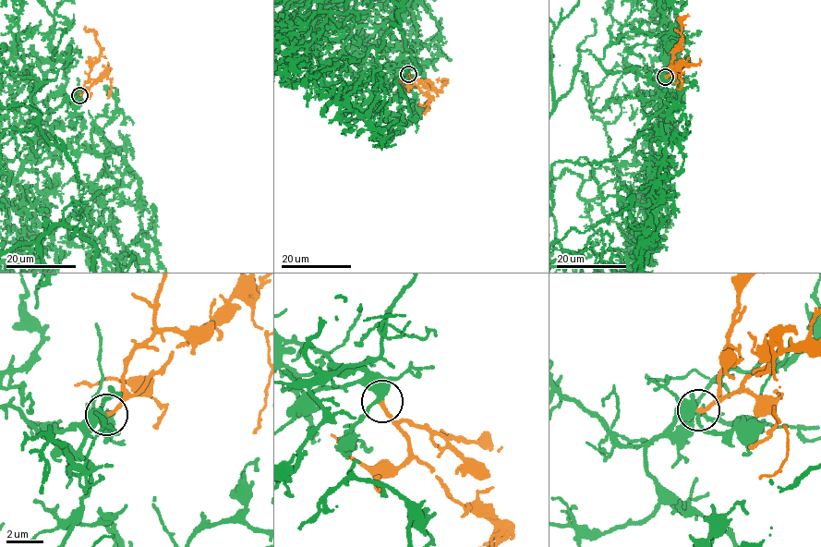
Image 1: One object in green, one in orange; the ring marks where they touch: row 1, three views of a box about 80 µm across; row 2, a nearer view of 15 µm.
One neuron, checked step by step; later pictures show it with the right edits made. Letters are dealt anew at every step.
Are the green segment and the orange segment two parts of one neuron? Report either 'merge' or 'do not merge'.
merge

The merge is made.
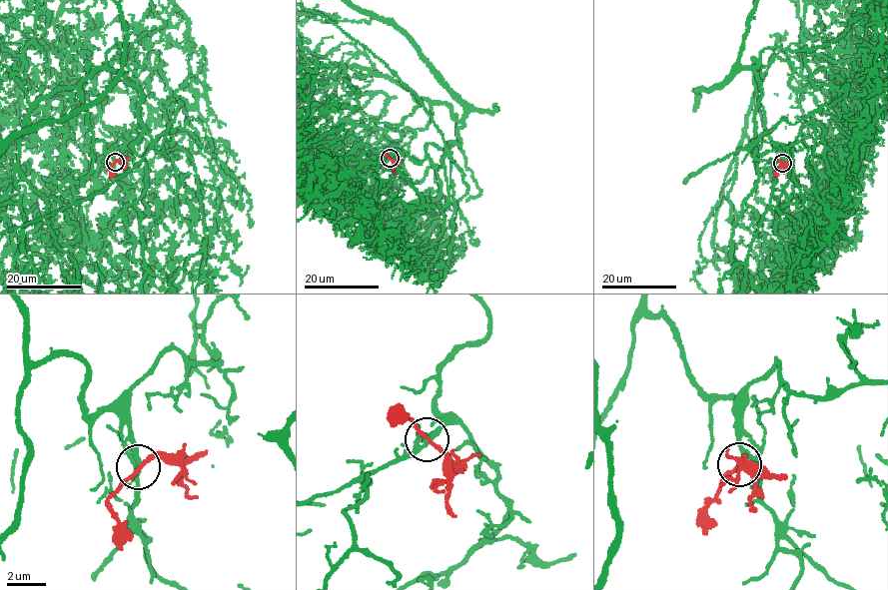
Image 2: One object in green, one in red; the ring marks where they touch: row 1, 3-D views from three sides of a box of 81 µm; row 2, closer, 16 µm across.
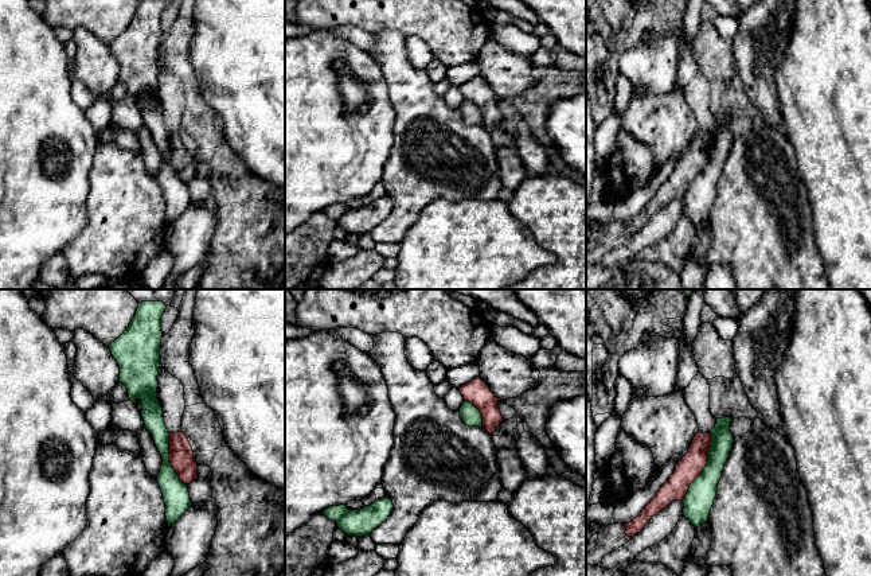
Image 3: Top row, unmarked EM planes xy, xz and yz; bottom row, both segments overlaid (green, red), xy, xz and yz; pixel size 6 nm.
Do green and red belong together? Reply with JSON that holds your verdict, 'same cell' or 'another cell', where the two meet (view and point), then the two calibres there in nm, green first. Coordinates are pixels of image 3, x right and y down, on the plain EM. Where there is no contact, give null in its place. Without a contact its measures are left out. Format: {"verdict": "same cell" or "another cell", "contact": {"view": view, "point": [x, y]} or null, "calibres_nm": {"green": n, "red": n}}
{"verdict": "another cell", "contact": {"view": "yz", "point": [706, 164]}, "calibres_nm": {"green": 170, "red": 150}}

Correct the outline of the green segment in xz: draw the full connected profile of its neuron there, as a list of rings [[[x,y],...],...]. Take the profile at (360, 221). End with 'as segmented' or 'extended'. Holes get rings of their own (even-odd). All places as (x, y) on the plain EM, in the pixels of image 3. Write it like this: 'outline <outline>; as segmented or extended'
outline [[[388,195],[375,199],[360,209],[348,209],[345,203],[329,205],[323,213],[337,222],[347,234],[367,234],[382,223],[394,207]]]; as segmented

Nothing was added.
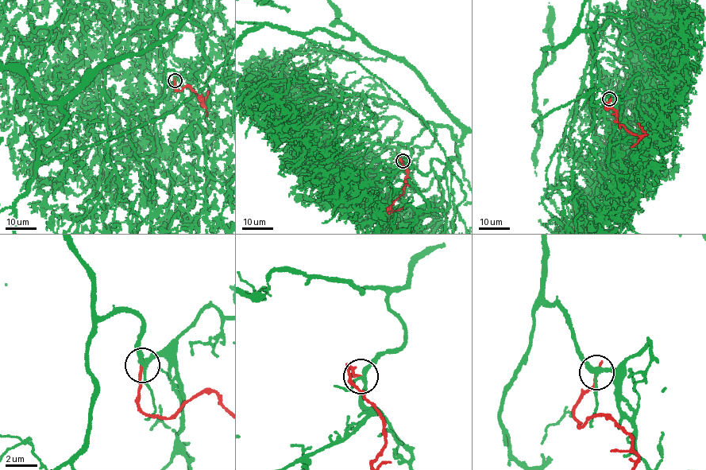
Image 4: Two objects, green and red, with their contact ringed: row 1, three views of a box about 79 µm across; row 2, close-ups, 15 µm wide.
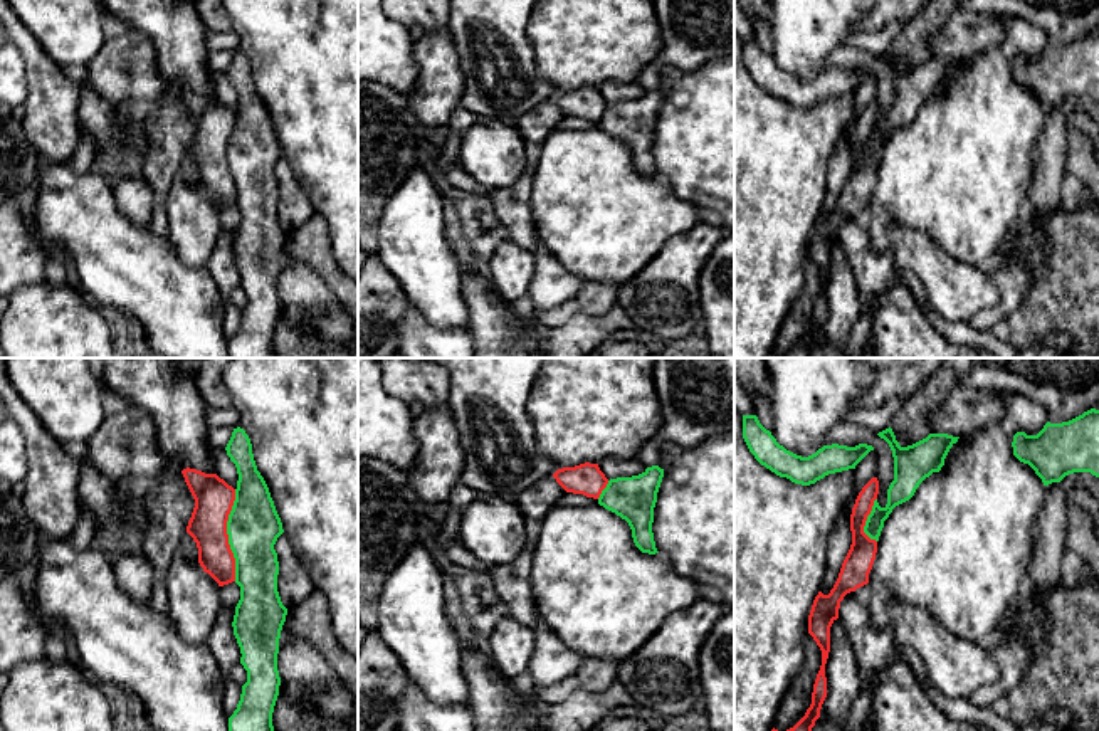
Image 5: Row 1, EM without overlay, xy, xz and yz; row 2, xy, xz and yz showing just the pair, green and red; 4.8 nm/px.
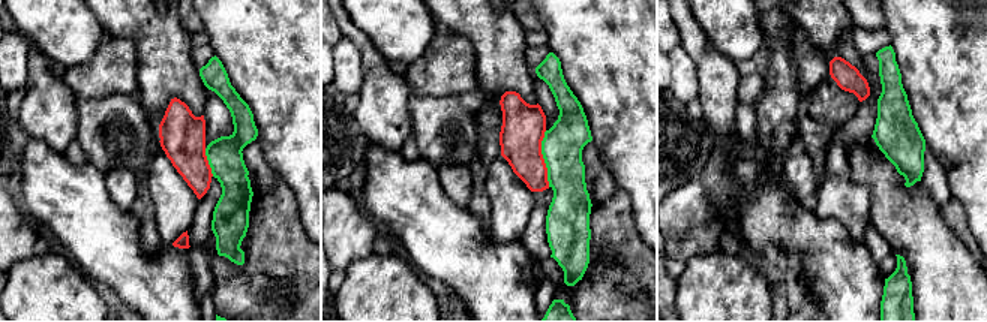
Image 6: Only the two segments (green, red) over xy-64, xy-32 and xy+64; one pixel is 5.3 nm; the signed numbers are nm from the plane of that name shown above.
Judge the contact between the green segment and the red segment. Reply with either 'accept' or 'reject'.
reject

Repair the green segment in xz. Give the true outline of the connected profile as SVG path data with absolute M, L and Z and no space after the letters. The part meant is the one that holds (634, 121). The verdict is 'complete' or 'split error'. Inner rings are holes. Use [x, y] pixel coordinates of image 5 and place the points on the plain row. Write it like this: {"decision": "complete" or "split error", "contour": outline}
{"decision": "complete", "contour": "M652 89L639 99L610 103L598 121L600 129L628 146L635 170L649 178L659 176L652 146L662 101L664 92Z"}

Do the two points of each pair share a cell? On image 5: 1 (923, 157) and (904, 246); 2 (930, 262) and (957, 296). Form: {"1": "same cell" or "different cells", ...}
{"1": "different cells", "2": "same cell"}

